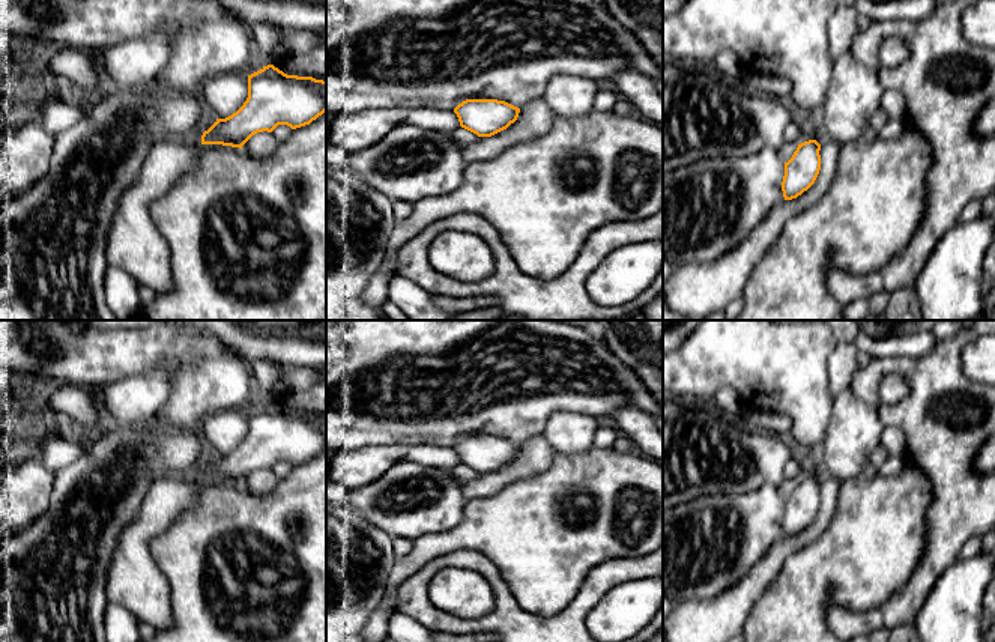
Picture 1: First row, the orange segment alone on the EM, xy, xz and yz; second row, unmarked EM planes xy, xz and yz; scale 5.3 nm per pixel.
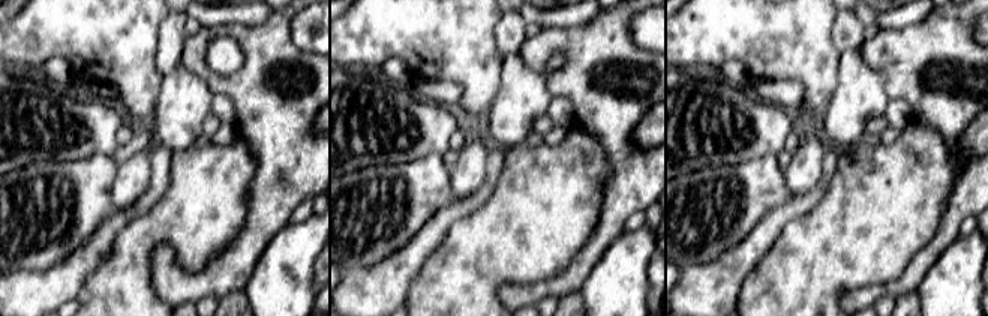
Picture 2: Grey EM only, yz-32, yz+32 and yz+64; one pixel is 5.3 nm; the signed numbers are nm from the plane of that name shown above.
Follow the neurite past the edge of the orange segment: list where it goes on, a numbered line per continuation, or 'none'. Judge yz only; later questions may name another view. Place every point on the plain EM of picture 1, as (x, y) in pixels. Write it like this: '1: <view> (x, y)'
none

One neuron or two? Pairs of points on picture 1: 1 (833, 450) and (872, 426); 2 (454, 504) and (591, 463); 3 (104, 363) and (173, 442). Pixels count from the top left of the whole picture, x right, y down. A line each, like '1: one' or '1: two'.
1: one
2: two
3: two

